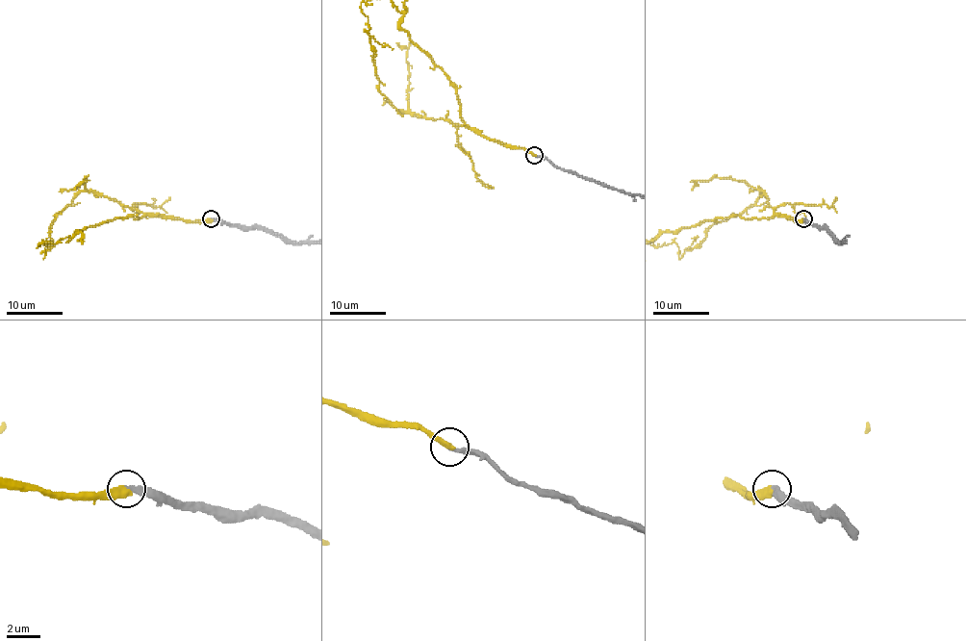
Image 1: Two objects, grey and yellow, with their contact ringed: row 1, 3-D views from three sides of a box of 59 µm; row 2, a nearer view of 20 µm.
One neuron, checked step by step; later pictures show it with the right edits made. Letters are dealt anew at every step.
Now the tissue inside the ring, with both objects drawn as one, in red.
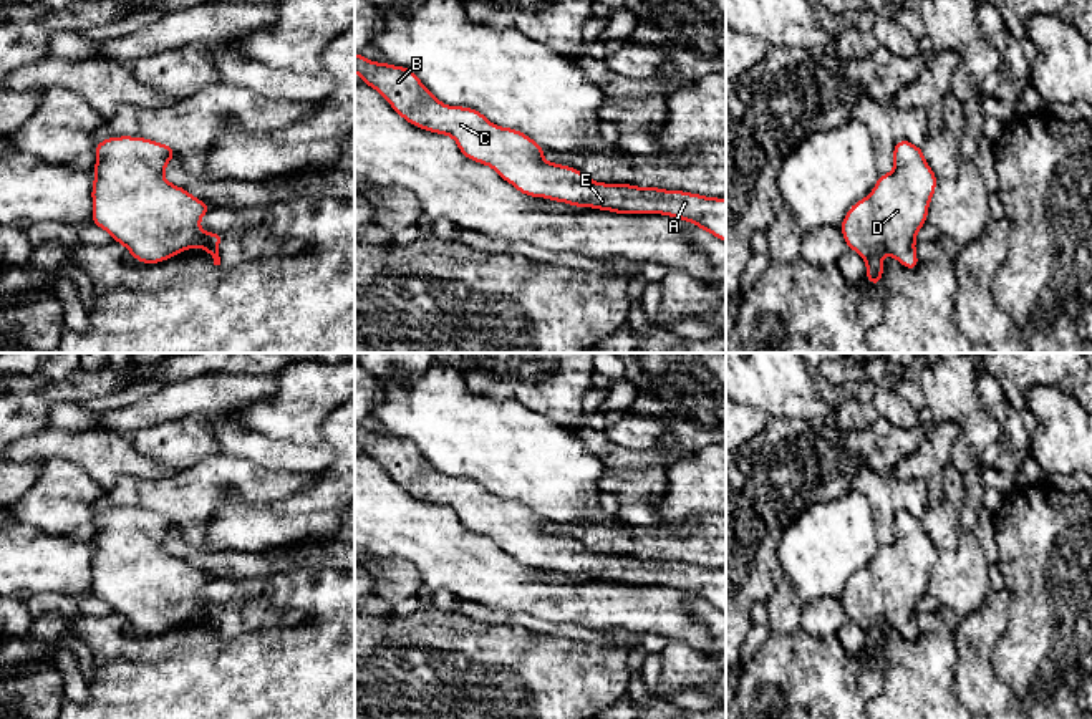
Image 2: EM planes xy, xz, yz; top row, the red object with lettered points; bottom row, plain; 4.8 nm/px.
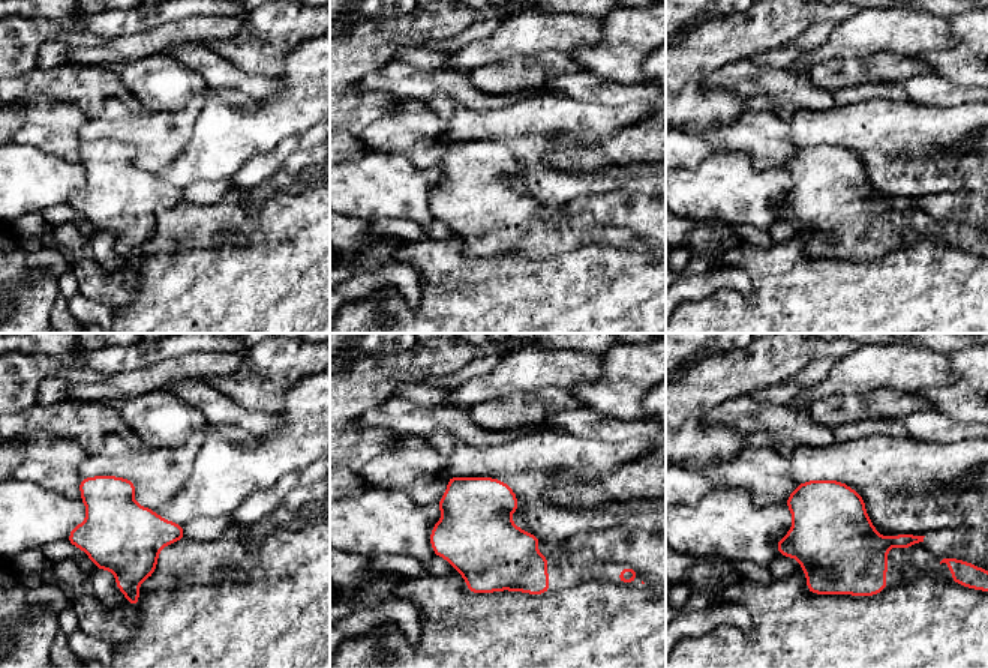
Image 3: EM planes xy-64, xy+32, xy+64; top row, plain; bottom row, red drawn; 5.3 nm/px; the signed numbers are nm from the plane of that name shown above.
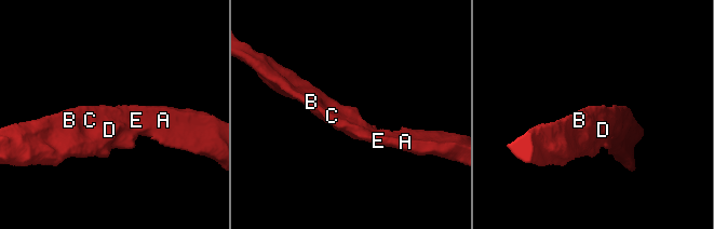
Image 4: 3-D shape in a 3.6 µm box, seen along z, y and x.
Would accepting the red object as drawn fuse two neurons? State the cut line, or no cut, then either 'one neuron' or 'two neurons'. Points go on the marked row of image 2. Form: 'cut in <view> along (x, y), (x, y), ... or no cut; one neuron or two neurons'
no cut; one neuron

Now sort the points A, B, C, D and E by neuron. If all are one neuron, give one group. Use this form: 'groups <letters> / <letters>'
groups A B C D E

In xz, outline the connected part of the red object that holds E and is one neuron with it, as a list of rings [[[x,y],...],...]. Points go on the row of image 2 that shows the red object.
[[[355,53],[355,73],[361,76],[365,84],[374,88],[403,119],[434,134],[451,136],[464,157],[492,167],[505,182],[529,197],[544,197],[573,207],[592,207],[615,214],[661,214],[676,217],[693,222],[698,229],[704,229],[726,242],[726,199],[704,197],[684,191],[664,191],[661,187],[592,181],[572,166],[547,162],[542,157],[547,149],[527,134],[512,128],[495,126],[474,108],[441,103],[411,68],[371,61]]]

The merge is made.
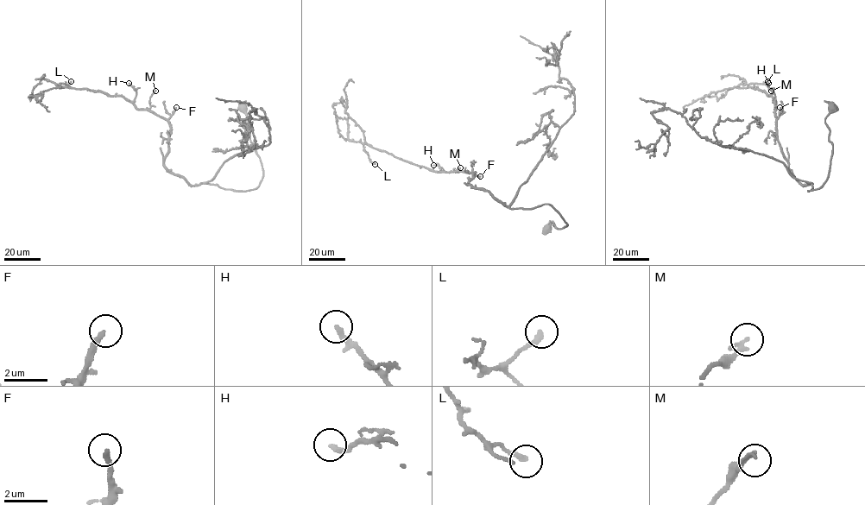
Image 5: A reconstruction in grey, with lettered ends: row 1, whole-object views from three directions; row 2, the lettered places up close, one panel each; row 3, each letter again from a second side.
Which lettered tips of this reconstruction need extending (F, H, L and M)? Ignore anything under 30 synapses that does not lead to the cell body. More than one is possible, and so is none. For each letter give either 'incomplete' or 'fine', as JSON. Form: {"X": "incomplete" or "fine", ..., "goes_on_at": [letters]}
{"F": "fine", "H": "fine", "L": "fine", "M": "fine", "goes_on_at": []}

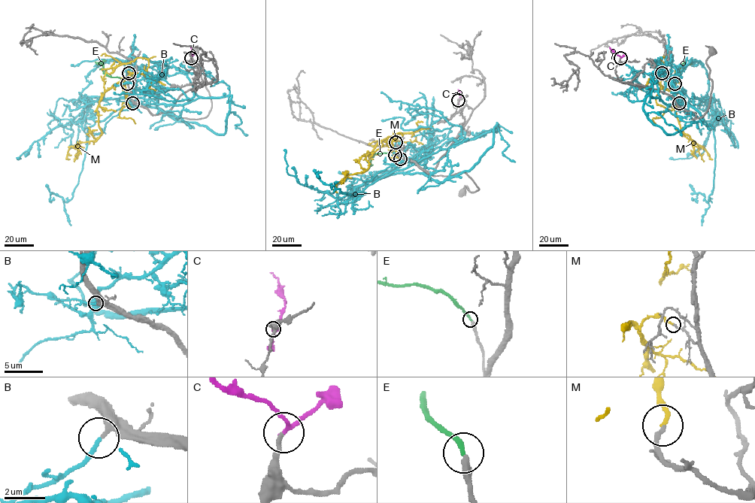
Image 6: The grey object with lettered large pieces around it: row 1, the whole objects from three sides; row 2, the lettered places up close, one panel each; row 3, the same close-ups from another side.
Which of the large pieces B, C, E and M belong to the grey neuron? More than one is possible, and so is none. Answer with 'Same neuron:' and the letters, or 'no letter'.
Same neuron: C, E

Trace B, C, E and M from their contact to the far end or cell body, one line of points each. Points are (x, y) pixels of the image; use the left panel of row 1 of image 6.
B: (132, 103), (146, 93), (134, 90), (130, 104), (89, 127), (72, 197), (53, 197)
C: (191, 58), (193, 53), (190, 47)
E: (127, 83), (122, 79), (104, 74), (103, 66), (95, 62)
M: (128, 73), (100, 100), (97, 111), (101, 134), (94, 141), (71, 146), (66, 158), (69, 159)

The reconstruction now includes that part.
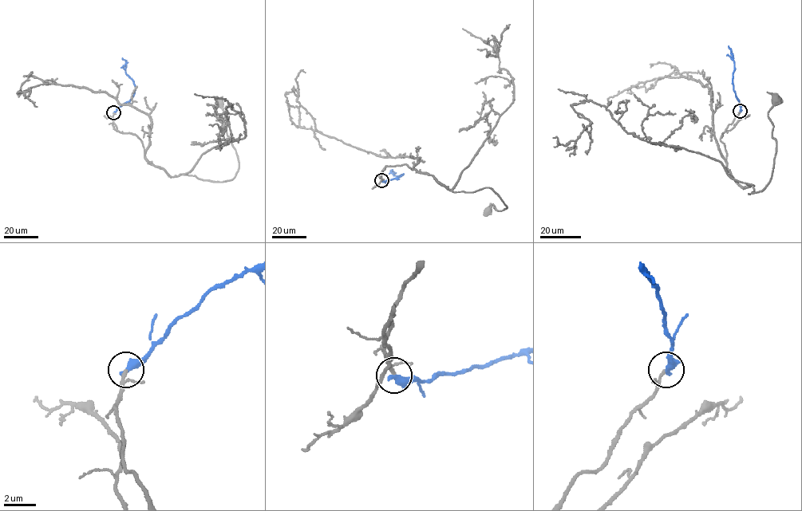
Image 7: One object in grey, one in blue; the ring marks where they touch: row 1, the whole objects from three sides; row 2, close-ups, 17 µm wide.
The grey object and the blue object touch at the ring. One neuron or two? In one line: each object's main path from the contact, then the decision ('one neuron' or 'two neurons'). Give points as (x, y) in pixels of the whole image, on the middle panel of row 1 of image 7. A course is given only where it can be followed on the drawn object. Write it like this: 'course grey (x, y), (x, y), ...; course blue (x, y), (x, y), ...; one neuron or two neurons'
course grey (381, 180), (386, 166), (406, 164), (453, 192), (491, 187), (507, 206), (497, 210), (492, 204), (488, 210); course blue (381, 180), (397, 178), (404, 174), (394, 175), (390, 170); one neuron

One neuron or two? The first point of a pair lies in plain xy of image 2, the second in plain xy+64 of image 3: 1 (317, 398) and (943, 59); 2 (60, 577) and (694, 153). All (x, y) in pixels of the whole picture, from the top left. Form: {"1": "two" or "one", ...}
{"1": "one", "2": "two"}

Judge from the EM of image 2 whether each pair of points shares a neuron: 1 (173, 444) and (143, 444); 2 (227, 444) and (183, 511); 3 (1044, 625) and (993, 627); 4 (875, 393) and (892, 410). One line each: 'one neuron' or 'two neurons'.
1: one neuron
2: two neurons
3: two neurons
4: one neuron

